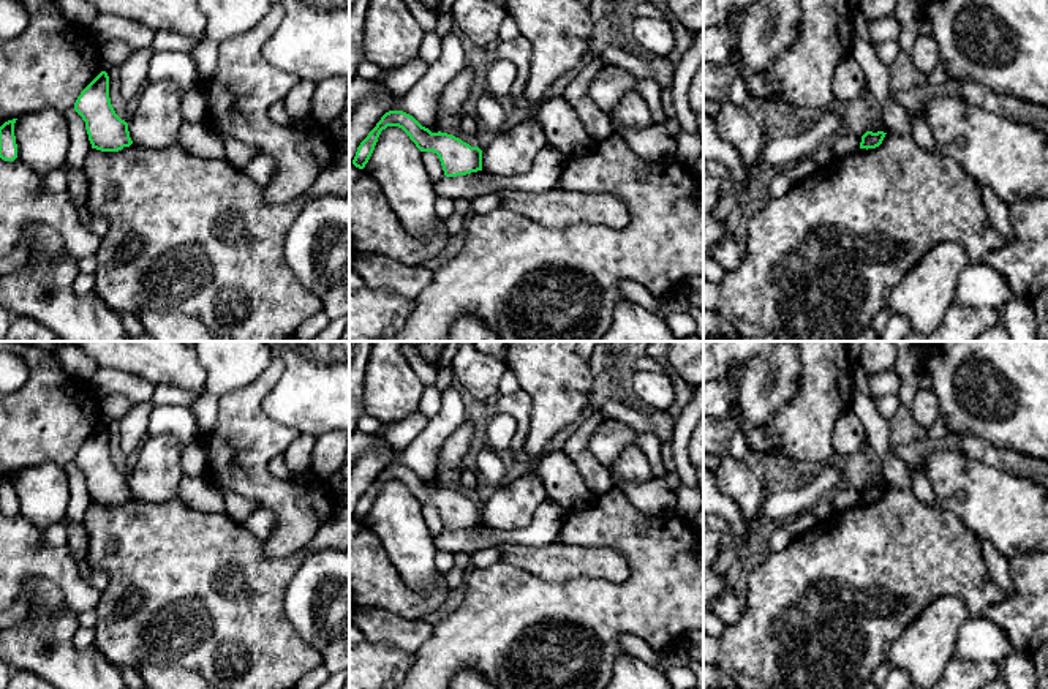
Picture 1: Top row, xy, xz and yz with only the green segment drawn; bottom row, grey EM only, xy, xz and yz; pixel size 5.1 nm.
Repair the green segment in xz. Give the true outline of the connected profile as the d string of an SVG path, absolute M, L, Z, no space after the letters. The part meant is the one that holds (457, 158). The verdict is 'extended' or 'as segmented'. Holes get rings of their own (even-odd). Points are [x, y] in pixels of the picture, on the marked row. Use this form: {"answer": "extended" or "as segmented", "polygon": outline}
{"answer": "as segmented", "polygon": "M389 111L381 117L376 126L357 147L356 156L352 160L356 168L365 168L381 131L387 126L401 128L420 152L436 153L446 177L466 175L482 171L482 150L479 147L471 147L469 144L447 133L432 133L413 115L403 111Z"}

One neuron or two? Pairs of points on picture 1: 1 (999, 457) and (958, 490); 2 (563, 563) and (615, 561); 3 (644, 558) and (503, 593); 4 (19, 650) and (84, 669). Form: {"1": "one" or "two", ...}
{"1": "two", "2": "one", "3": "one", "4": "one"}

